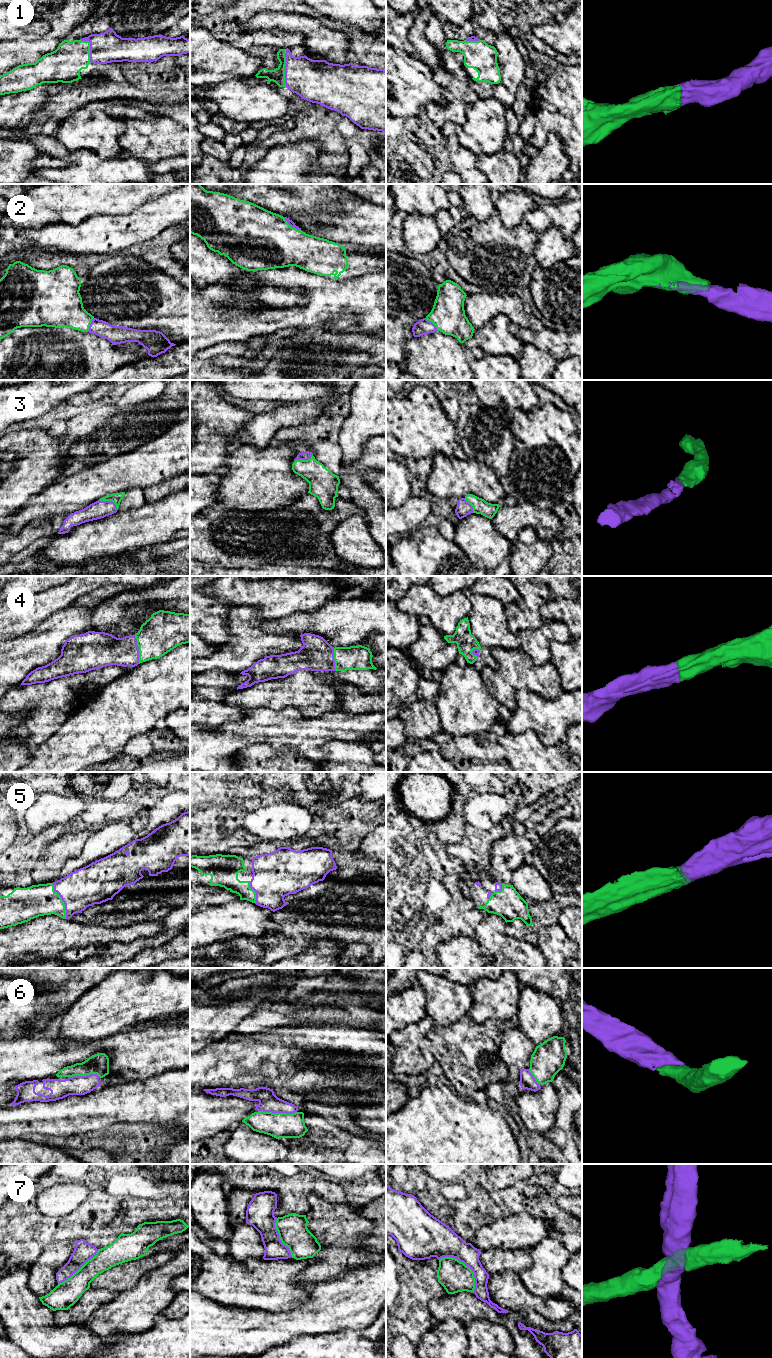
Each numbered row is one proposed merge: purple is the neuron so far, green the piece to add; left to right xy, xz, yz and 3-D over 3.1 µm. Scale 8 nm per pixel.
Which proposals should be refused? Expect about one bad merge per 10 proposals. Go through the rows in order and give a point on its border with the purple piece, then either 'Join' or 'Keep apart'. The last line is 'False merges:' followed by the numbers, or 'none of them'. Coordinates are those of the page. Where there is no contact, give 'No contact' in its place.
1: Touches purple at xz (285, 68). Join
2: Touches purple at xz (292, 226). Join
3: Touches purple at xy (110, 501). Join
4: Touches purple at xy (138, 649). Join
5: Touches purple at xy (62, 900). Join
6: Touches purple at xz (277, 1112). Join
7: Touches purple at yz (465, 1264). Keep apart
False merges: 7

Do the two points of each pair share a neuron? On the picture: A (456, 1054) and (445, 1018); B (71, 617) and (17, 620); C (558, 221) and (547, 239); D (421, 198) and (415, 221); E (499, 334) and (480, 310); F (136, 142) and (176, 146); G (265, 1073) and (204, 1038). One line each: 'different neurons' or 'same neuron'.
A: different neurons
B: different neurons
C: different neurons
D: different neurons
E: different neurons
F: same neuron
G: different neurons

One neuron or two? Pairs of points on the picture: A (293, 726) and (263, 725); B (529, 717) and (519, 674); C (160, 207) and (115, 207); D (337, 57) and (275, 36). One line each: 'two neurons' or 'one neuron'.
A: one neuron
B: two neurons
C: two neurons
D: two neurons

